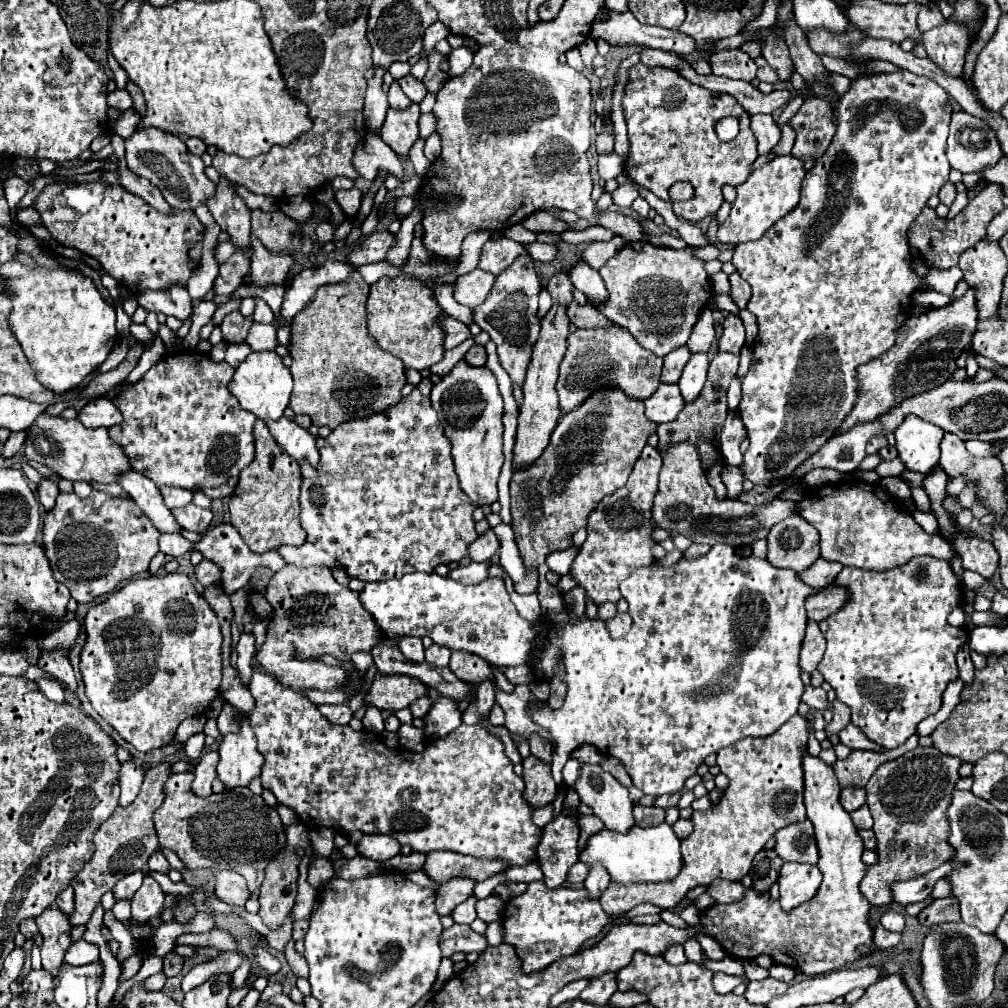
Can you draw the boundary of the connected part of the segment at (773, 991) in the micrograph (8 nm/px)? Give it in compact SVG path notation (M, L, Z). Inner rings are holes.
M764 978L764 980L750 980L744 996L752 1004L768 1004L772 1000L772 996L780 996L786 990L788 990L786 982L780 982L774 978Z

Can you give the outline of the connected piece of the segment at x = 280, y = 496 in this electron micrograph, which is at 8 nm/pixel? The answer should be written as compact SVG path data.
M262 420L254 424L254 460L240 472L240 482L230 498L230 524L238 530L252 552L268 552L280 544L300 546L306 542L306 532L300 526L300 486L302 472L286 452L280 452L276 440Z

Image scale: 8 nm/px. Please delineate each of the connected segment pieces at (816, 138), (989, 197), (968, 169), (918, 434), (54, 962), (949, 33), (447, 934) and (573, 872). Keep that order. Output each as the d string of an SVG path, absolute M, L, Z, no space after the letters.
M808 96L800 110L788 120L788 126L796 132L796 142L792 156L798 160L818 158L826 152L834 136L834 116L832 106L826 96Z
M988 184L950 222L946 222L944 218L938 218L932 208L924 208L924 212L920 212L920 216L912 222L912 228L908 232L910 246L914 250L920 250L920 254L924 256L928 266L936 266L936 268L952 268L952 266L956 266L958 258L960 258L960 252L964 252L964 248L970 248L976 242L980 242L986 236L986 228L992 222L992 218L1004 210L1002 198L1004 198L1002 186L1000 184Z
M968 112L952 114L946 154L950 166L962 174L982 174L984 168L996 166L1004 156L988 122Z
M906 416L894 430L898 458L904 462L906 470L926 474L940 458L938 444L942 434L942 428L936 428L918 416Z
M48 908L48 912L44 912L44 916L36 918L36 924L38 924L40 934L44 936L42 966L52 976L58 976L58 970L64 964L64 954L68 952L68 948L74 942L70 936L72 924L70 924L68 916L64 916L56 908Z
M946 22L922 34L922 46L926 48L928 58L948 76L962 74L968 44L970 44L968 28L952 22Z
M454 924L452 928L442 932L442 940L440 940L440 948L442 948L442 956L452 956L454 952L484 952L488 948L486 936L474 932L470 926L466 924Z
M576 862L576 864L570 868L570 872L568 872L568 882L574 884L574 886L578 886L578 884L582 884L582 882L586 880L588 872L590 872L590 868L588 868L586 864Z

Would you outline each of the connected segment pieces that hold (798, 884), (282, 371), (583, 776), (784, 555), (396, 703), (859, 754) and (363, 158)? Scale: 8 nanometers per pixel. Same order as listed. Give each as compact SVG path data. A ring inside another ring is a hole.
M786 862L780 870L780 906L784 912L798 908L800 904L812 900L820 888L820 870L818 866Z
M252 352L234 372L230 392L238 398L240 406L258 418L278 420L288 408L288 400L292 394L292 376L290 370L282 364L282 358L276 352Z
M582 764L580 776L574 784L580 800L594 810L608 830L628 832L634 824L632 802L628 788L624 788L612 774L604 772L598 764Z
M800 514L772 526L768 532L766 560L776 568L790 568L796 572L808 570L820 558L818 532Z
M378 674L368 690L366 704L374 704L380 710L396 712L396 710L408 708L414 700L426 696L426 692L428 692L428 686L412 676Z
M912 734L900 748L896 748L896 752L872 752L872 750L854 750L846 760L836 760L832 764L840 786L860 786L864 788L864 784L870 780L872 772L884 762L884 760L894 760L896 756L902 756L904 752L912 750L918 746L918 734Z
M366 136L362 142L358 142L354 152L354 164L360 176L366 180L374 180L380 168L396 174L400 180L404 174L396 152L380 136Z

